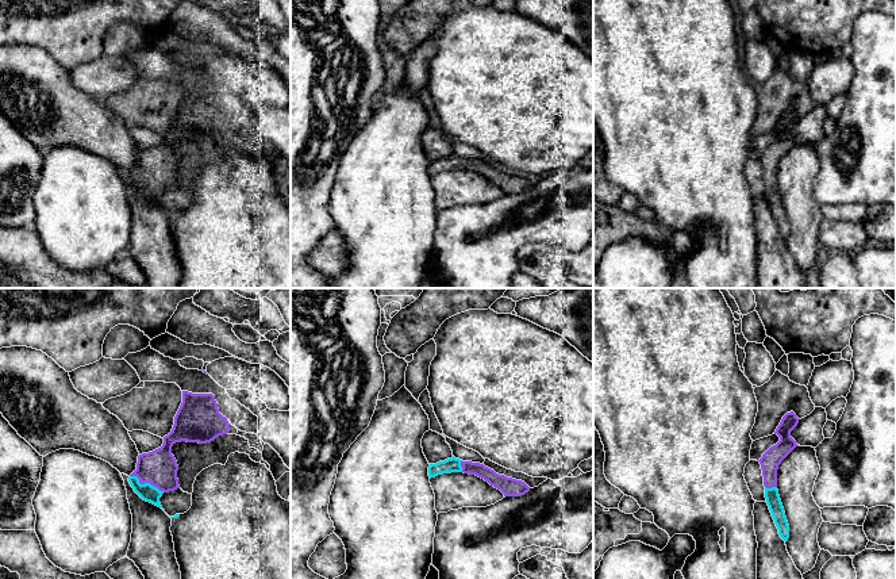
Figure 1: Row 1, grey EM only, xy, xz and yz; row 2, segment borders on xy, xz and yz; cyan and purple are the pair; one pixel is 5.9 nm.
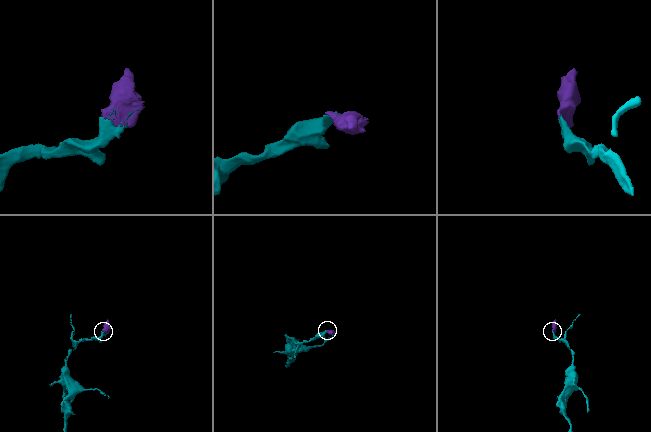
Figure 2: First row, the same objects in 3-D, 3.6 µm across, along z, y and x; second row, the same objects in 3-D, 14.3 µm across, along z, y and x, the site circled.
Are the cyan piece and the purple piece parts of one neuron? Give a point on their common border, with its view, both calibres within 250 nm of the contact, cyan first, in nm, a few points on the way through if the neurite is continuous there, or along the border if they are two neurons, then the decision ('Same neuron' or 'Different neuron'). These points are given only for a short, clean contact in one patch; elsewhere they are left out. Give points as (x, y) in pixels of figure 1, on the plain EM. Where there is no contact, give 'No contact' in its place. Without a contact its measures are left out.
Touches cyan at xy (146, 180). Thickness 100 nm (cyan) against 220 nm. Same neuron

